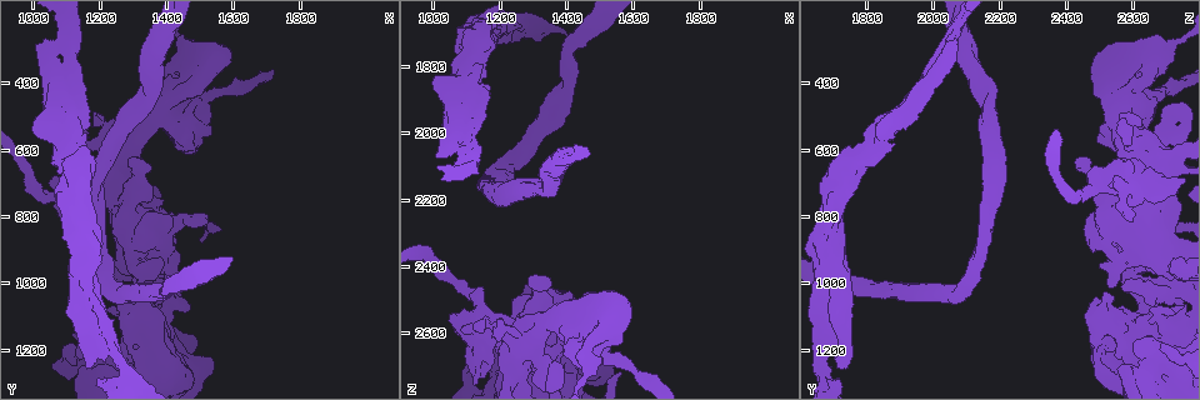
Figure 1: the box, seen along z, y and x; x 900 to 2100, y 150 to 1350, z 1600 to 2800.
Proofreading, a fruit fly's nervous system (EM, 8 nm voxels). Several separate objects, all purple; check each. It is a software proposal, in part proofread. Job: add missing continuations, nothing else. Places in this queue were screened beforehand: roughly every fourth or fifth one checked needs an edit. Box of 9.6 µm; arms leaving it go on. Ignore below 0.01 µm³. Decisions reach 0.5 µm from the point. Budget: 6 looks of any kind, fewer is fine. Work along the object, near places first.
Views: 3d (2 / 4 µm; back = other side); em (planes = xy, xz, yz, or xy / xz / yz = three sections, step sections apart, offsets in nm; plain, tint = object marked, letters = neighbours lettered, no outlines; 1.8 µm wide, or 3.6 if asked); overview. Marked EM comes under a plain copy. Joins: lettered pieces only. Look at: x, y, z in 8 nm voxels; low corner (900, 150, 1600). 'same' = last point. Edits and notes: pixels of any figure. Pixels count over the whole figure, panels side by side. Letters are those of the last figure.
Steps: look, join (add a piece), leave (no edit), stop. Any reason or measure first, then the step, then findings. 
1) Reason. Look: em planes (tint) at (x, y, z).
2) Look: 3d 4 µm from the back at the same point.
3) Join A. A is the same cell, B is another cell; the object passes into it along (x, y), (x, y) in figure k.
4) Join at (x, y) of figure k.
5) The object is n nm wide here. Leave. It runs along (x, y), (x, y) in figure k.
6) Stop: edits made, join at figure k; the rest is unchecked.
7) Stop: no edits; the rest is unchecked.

Sudden change in width. Look: 3d 4 µm from the back at (1210, 1260, 2570).

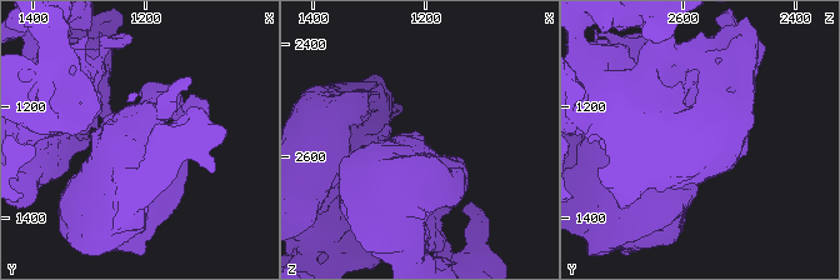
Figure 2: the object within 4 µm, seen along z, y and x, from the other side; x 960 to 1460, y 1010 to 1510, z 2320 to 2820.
Now the EM. Look: em xy step 4 (letters) at the same point.

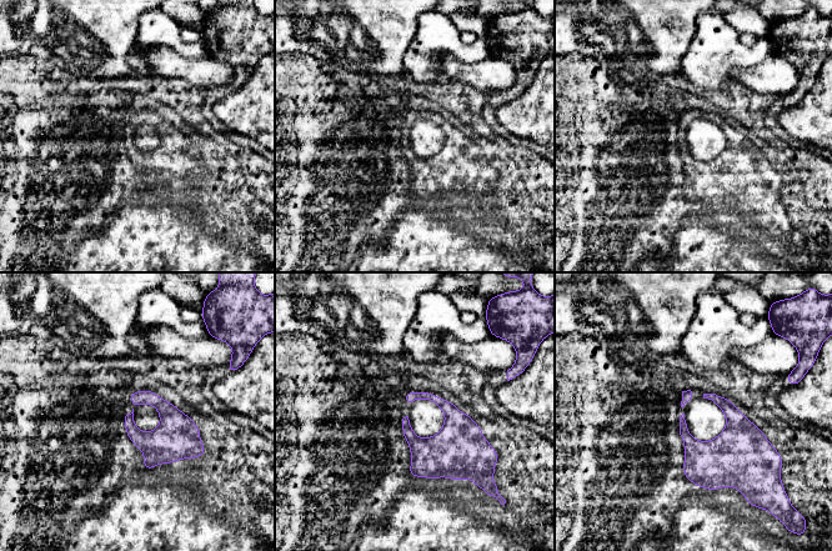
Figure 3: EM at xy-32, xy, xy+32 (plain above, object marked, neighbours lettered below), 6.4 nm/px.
Look: em planes (letters) at the same point.

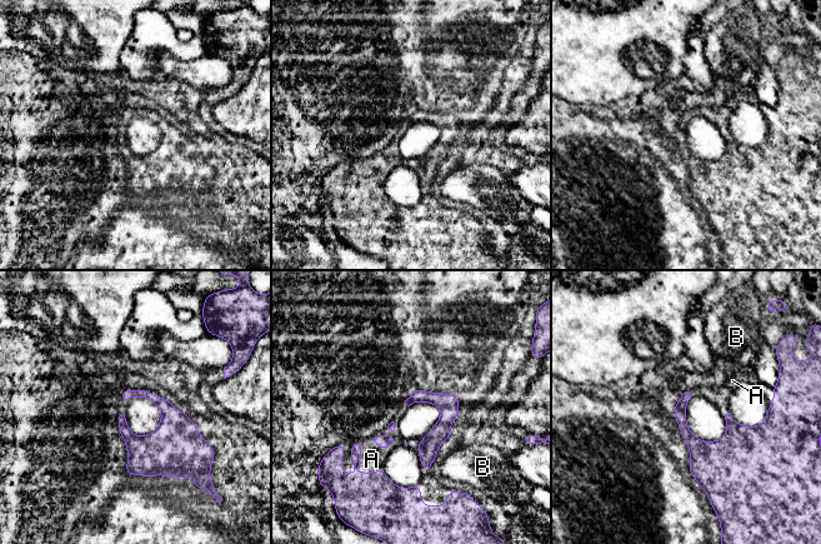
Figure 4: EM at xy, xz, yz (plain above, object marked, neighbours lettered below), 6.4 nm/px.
The longest contact is with A, 260 nm. Join at (371, 459) of figure 4. A is the same cell, B is another cell; the object passes into it along (356, 449), (358, 473), (371, 459) in figure 4; it goes on there.

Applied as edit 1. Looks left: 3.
Touches itself. Look: em xz step 16 (tint) at (1490, 450, 2650).

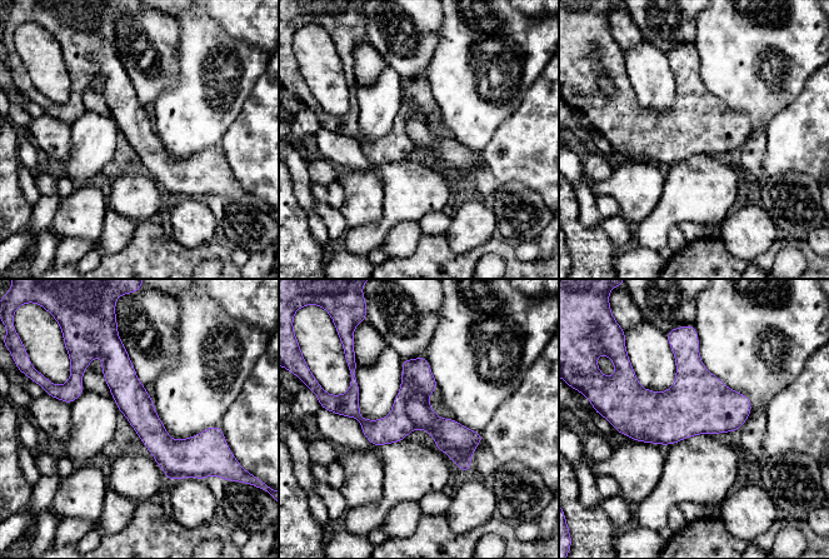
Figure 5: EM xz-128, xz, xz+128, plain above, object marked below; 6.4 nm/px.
Look: em planes (letters) at the same point.

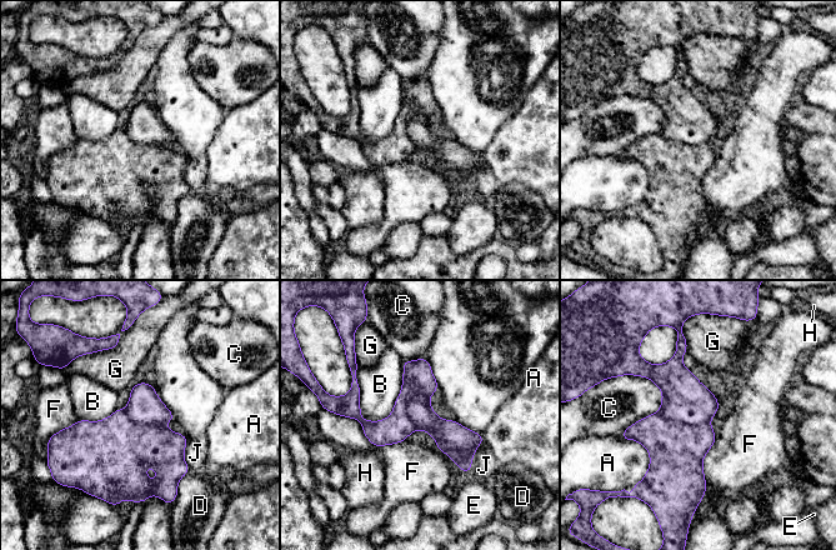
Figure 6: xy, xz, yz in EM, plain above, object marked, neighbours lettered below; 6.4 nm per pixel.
Leave. A, B, C, D, E, F, G, H and J are other cells; no lettered piece goes on from it.

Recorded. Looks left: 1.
Stop: edits made, join at figure 4; the rest is unchecked.

